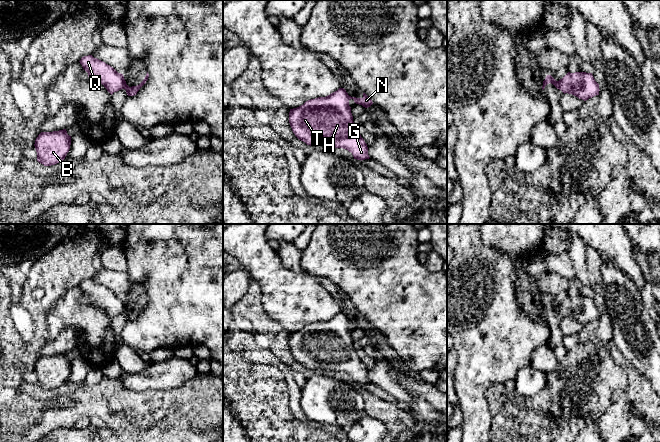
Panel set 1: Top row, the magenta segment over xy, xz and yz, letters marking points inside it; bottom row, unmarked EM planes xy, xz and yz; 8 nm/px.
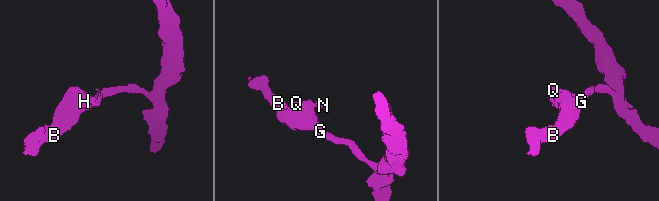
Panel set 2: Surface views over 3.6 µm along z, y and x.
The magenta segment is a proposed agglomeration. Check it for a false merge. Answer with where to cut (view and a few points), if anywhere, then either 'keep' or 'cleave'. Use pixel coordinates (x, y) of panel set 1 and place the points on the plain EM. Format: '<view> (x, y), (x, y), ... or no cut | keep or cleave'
xy (126, 308), (124, 312) | cleave

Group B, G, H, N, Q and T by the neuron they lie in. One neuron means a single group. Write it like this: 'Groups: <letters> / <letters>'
Groups: B G H Q T / N

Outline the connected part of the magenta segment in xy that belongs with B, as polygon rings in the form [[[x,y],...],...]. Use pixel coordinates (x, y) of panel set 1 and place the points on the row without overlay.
[[[66,353],[41,356],[35,364],[37,385],[44,390],[55,389],[63,385],[69,376],[71,360]]]

